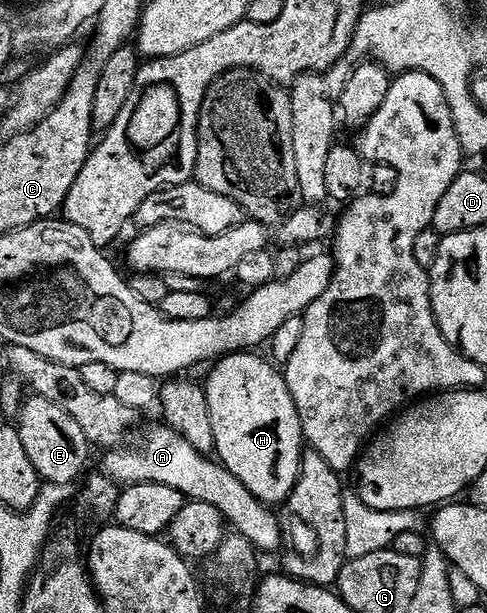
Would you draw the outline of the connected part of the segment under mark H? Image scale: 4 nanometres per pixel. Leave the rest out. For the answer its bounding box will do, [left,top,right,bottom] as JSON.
[205,353,305,505]

